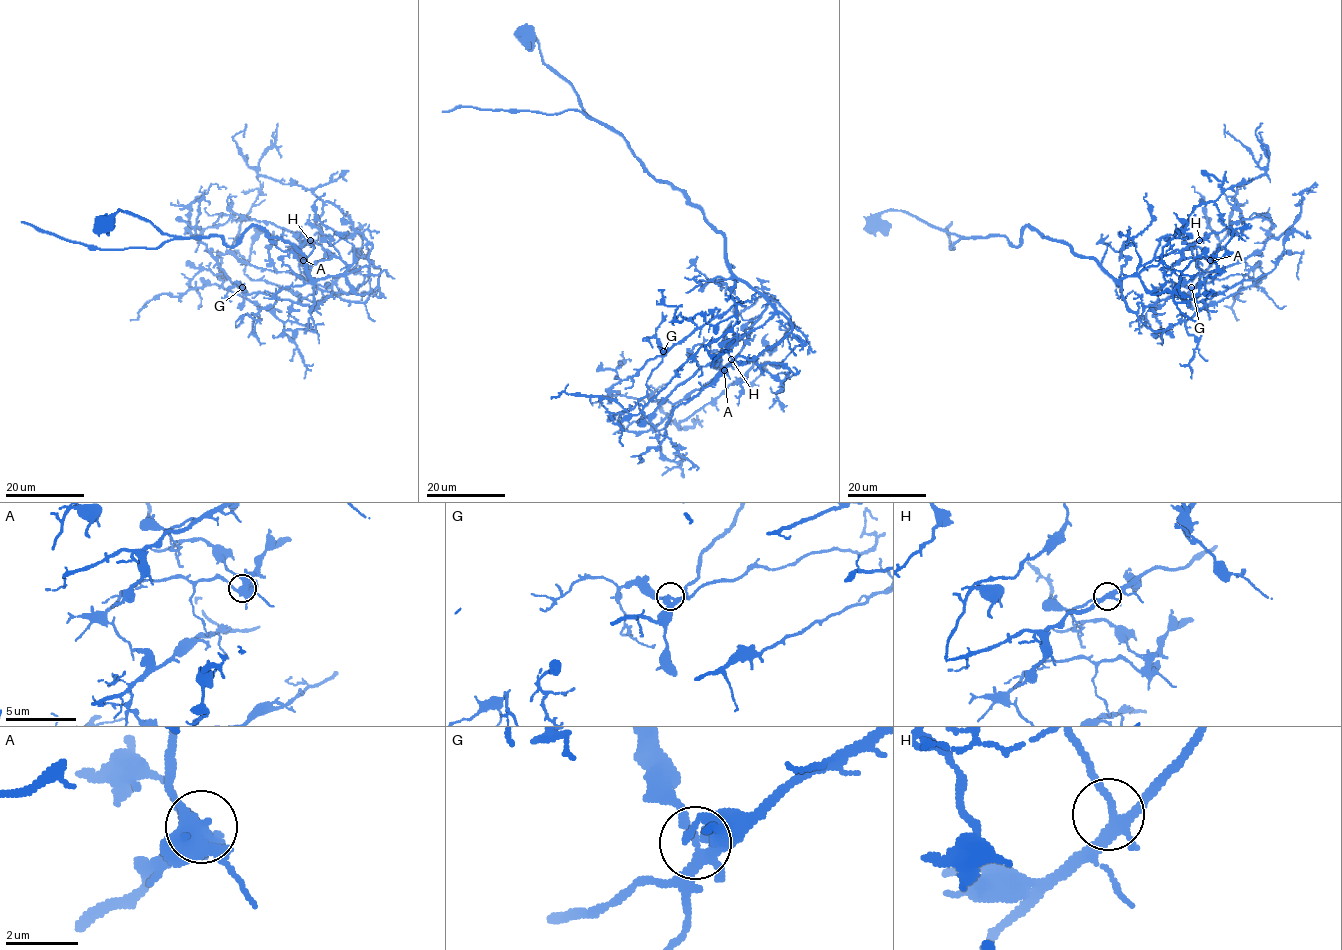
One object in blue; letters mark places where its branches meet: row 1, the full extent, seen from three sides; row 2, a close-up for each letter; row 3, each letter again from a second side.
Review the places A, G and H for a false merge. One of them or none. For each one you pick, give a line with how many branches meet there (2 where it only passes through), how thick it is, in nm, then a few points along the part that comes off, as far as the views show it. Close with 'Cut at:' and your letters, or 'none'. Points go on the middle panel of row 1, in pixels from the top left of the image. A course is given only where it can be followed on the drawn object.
A: branches 6; calibre 440 nm; course (724, 370), (708, 345)
Cut at: A

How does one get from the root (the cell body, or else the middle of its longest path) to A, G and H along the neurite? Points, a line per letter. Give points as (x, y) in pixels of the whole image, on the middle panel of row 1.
A: (525, 31), (580, 106), (701, 211), (724, 237), (727, 267), (769, 299), (733, 359), (712, 351), (724, 370)
G: (525, 31), (580, 106), (724, 237), (738, 302), (663, 351)
H: (525, 31), (580, 106), (701, 211), (724, 237), (727, 267), (769, 299), (731, 359)

